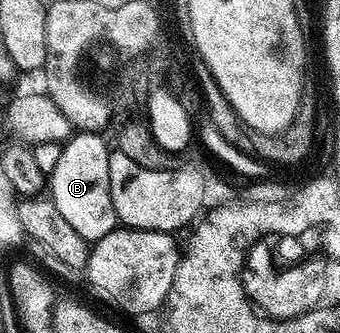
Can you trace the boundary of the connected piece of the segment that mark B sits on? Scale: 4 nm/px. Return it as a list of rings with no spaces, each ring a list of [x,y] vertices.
[[[97,132],[74,133],[73,137],[62,145],[59,164],[55,164],[47,182],[48,193],[55,206],[59,208],[59,212],[63,212],[63,218],[71,224],[71,228],[75,228],[75,232],[79,232],[79,236],[83,236],[90,244],[107,236],[119,226],[117,213],[111,204],[111,180],[107,176],[107,160],[111,146],[110,143],[105,143],[101,137],[102,135]]]

